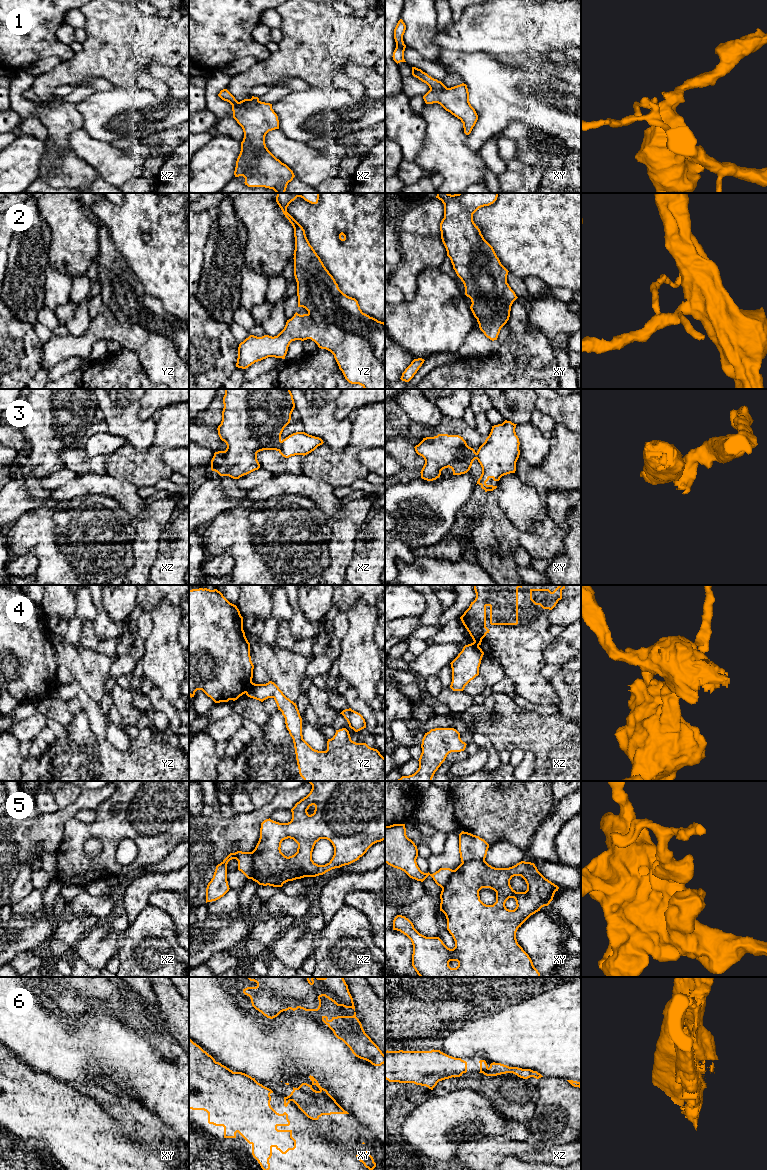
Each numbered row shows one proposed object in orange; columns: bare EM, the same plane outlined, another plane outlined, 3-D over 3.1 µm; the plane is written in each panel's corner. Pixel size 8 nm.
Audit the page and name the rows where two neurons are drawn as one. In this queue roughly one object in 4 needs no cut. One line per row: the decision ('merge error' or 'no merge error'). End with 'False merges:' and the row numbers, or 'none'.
1: merge error
2: no merge error
3: merge error
4: merge error
5: merge error
6: merge error
False merges: 1, 3, 4, 5, 6

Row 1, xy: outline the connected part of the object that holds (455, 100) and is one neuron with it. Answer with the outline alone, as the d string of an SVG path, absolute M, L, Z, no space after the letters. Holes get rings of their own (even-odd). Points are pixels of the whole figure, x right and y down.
M464 83L444 90L430 89L423 99L426 104L440 104L446 111L460 119L466 135L471 133L478 120L478 115L469 102L467 85Z

